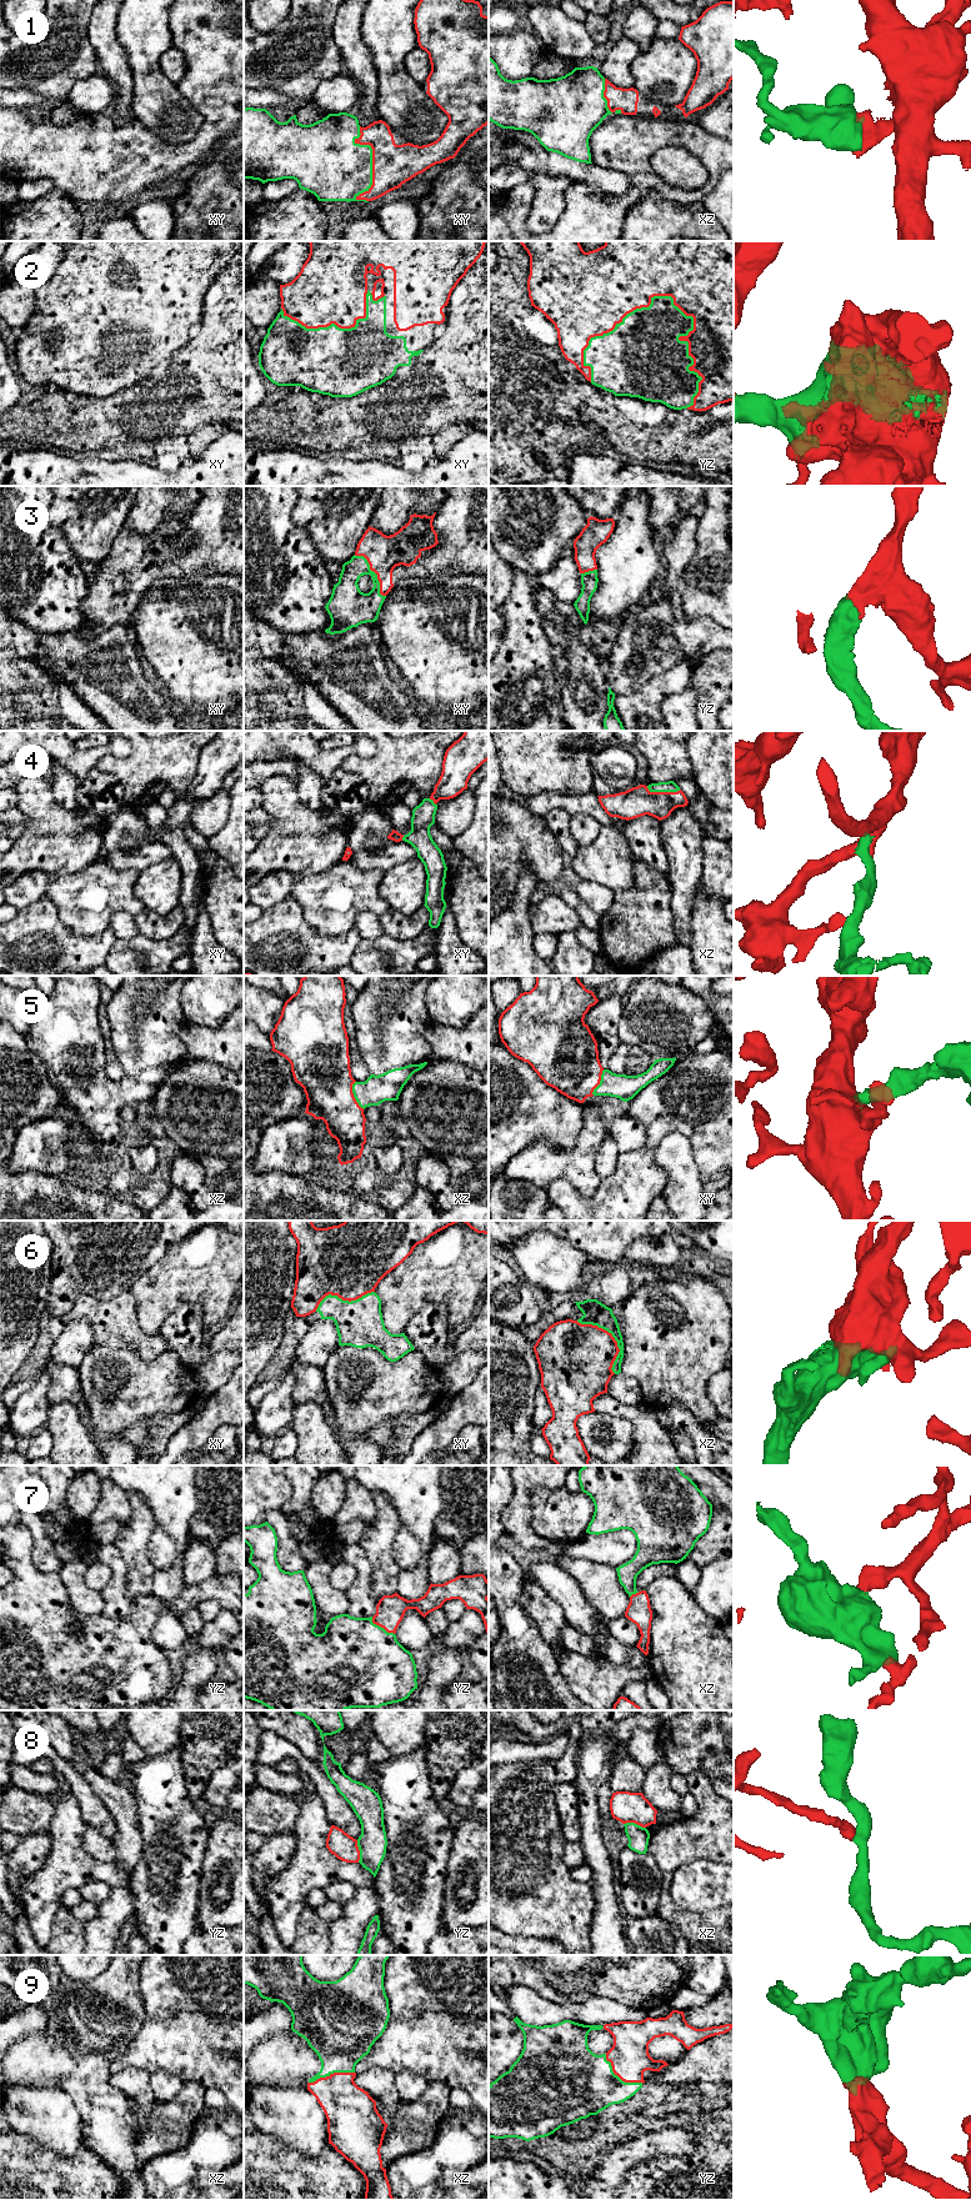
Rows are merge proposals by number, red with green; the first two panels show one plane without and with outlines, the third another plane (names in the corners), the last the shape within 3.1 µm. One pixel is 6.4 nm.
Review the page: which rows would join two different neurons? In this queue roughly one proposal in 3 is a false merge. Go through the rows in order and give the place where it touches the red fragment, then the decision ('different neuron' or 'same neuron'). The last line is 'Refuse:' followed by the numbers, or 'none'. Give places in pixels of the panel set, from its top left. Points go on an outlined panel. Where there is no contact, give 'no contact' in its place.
1: xy (373, 164) | same neuron
2: yz (689, 315) | same neuron
3: xy (374, 571) | same neuron
4: xz (662, 792) | same neuron
5: xz (353, 1096) | same neuron
6: xz (612, 1337) | different neuron
7: yz (381, 1627) | same neuron
8: yz (359, 1852) | different neuron
9: yz (619, 2076) | same neuron
Refuse: 6, 8

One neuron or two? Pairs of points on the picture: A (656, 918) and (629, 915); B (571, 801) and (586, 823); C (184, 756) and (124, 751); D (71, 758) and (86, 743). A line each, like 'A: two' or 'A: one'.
A: one
B: two
C: two
D: two

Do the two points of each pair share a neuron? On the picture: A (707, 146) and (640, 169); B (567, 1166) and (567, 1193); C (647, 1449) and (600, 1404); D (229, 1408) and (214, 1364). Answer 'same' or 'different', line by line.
A: same
B: different
C: same
D: different

